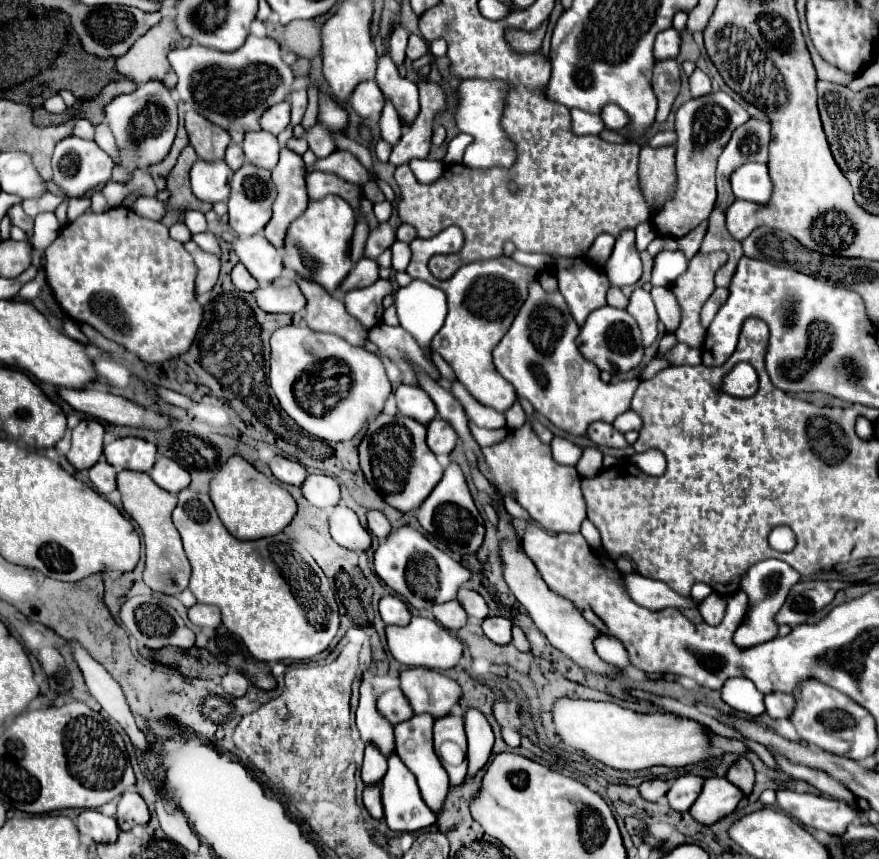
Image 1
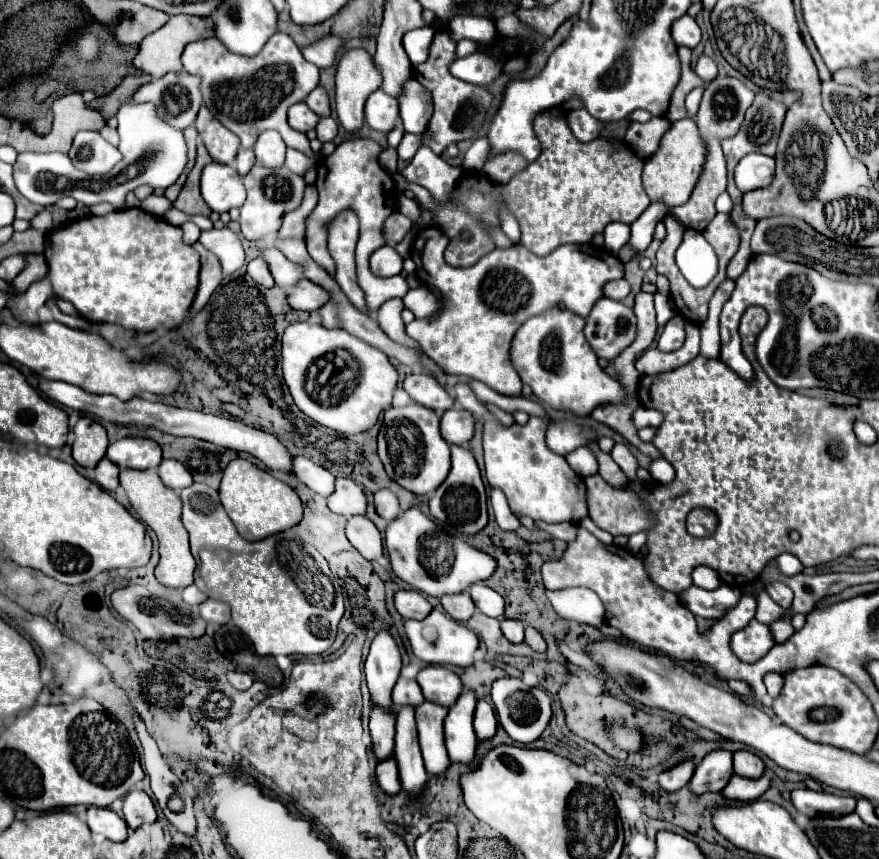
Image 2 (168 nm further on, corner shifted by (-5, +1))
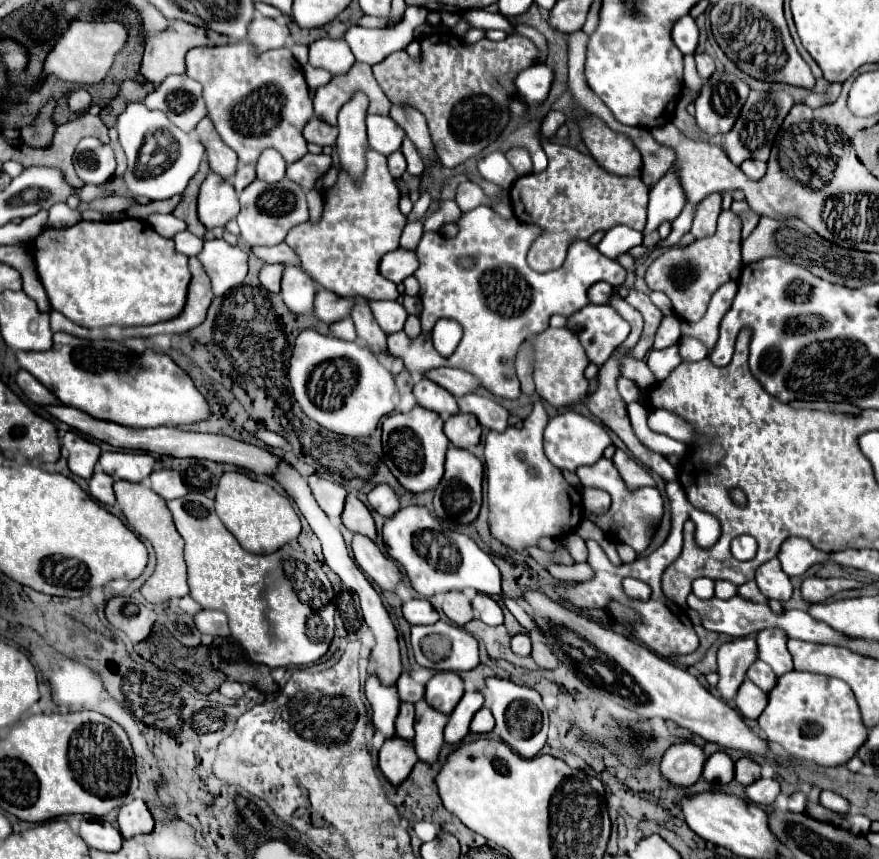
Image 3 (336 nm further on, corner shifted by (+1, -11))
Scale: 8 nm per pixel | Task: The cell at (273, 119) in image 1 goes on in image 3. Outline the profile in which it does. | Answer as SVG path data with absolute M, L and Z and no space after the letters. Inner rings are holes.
M317 117L309 119L307 125L303 127L303 137L309 141L309 143L315 143L315 145L333 145L335 139L337 139L337 129L319 121Z

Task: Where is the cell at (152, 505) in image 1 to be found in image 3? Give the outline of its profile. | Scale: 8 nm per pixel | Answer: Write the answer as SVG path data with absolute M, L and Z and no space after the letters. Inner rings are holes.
M115 481L113 489L115 489L115 497L117 497L117 501L121 505L121 511L123 511L125 519L129 521L129 525L141 537L149 539L155 553L157 553L155 573L141 587L143 597L149 603L163 603L163 601L169 601L169 599L175 599L175 597L185 597L189 593L189 587L187 587L187 565L185 565L185 559L183 559L183 539L181 539L181 535L177 533L177 529L173 525L173 517L171 517L171 511L167 509L165 499L159 497L145 483Z

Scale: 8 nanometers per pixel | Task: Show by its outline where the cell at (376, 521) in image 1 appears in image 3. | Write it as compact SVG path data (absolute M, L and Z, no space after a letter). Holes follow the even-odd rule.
M377 485L369 495L369 505L381 515L381 517L391 517L391 513L399 511L399 501L389 485Z

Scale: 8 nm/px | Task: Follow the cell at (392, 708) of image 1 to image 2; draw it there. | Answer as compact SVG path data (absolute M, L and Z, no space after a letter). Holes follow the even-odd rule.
M399 679L395 689L393 689L393 705L401 707L401 705L421 705L423 701L423 693L421 693L421 687L417 685L415 679Z

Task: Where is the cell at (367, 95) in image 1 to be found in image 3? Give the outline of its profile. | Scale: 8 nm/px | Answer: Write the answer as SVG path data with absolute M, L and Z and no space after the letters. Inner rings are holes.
M367 115L369 147L377 153L389 155L401 147L405 131L389 115Z

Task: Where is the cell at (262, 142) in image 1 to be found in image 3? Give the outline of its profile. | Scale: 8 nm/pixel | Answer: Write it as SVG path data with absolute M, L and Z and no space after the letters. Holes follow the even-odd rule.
M265 149L259 159L257 159L257 179L267 181L267 183L275 183L281 181L285 177L285 159L281 157L279 151L275 149Z

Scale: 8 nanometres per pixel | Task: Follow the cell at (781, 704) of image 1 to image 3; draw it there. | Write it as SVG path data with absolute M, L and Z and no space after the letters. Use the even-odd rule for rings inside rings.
M755 661L751 665L751 669L747 671L747 677L759 687L763 689L763 693L769 693L773 687L775 687L775 681L777 681L777 675L771 671L771 667L763 661Z

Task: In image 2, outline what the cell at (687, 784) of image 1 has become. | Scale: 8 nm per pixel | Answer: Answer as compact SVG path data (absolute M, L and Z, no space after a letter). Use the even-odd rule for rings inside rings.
M725 749L711 751L695 769L689 787L693 793L701 795L707 791L721 791L733 775L733 753Z

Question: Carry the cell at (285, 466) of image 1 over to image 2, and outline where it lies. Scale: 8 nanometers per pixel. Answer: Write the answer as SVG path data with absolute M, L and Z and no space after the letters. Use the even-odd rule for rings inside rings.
M307 457L293 459L293 473L299 477L299 481L323 497L329 497L335 491L335 475L321 465L315 465Z

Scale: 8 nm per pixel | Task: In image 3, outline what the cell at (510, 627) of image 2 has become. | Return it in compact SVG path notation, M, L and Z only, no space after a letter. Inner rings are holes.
M519 633L519 635L513 635L511 637L511 651L517 653L517 655L529 655L531 653L531 641L525 633Z

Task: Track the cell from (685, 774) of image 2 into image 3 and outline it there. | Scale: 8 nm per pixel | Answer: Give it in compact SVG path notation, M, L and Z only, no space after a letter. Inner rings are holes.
M679 743L667 749L661 759L661 775L675 787L691 787L701 777L705 763L703 751L693 743Z

